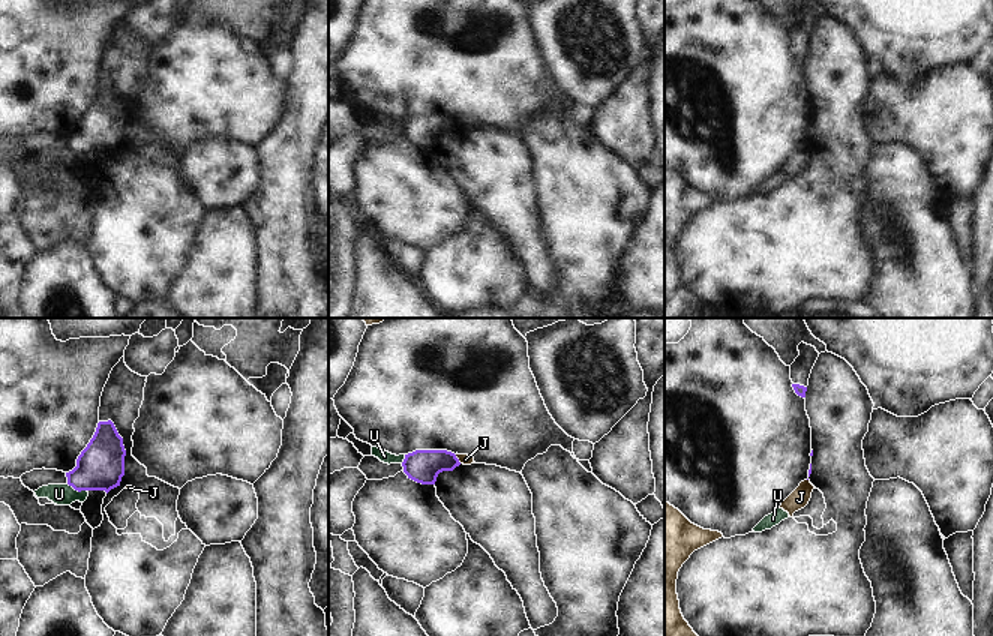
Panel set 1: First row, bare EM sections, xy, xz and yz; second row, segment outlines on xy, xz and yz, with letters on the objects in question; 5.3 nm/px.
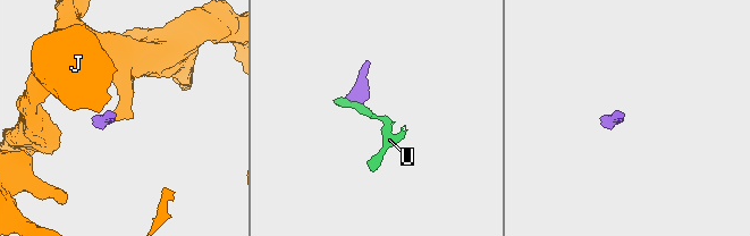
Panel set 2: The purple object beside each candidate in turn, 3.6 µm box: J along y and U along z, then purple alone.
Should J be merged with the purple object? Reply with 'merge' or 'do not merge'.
do not merge

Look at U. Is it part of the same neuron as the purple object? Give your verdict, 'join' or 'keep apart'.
keep apart

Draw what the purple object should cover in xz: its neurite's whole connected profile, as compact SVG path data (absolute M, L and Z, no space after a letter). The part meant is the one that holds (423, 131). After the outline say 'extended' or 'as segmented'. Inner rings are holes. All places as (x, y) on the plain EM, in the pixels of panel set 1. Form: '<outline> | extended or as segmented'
M416 114L405 118L402 126L408 142L422 148L435 148L442 135L453 135L460 126L454 117L447 114Z | as segmented

